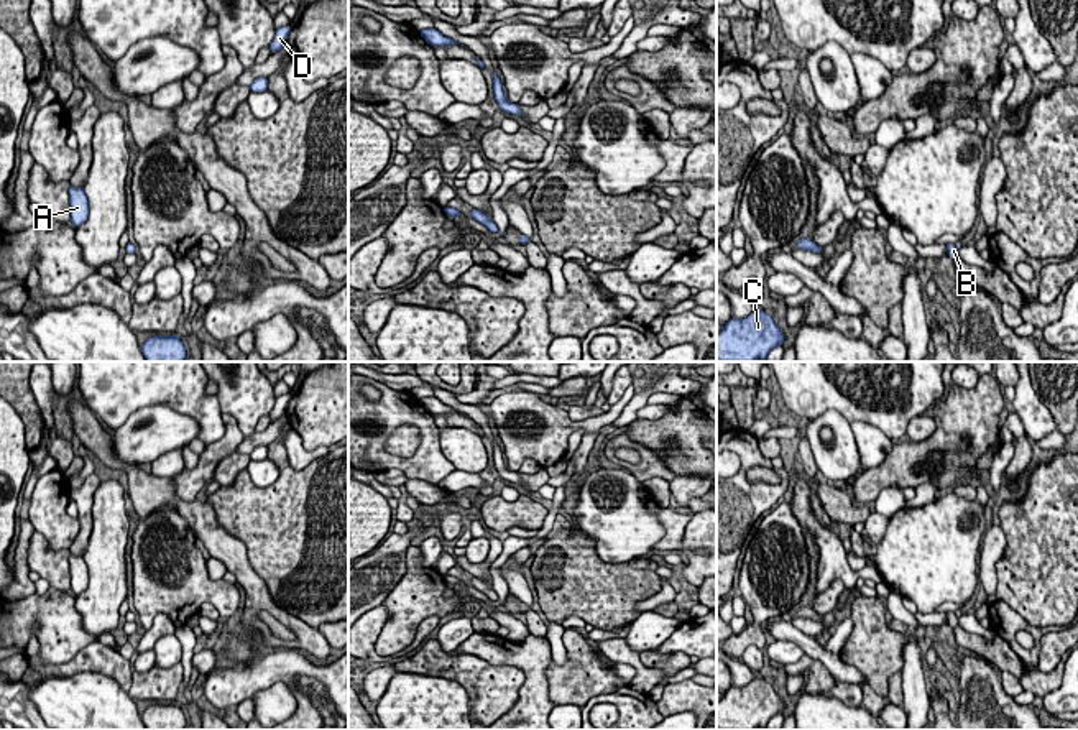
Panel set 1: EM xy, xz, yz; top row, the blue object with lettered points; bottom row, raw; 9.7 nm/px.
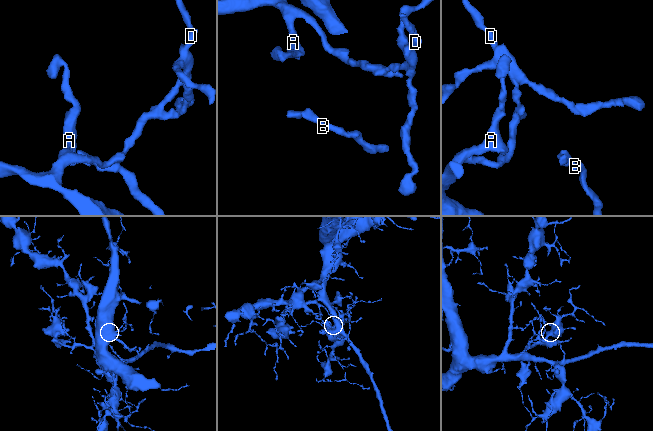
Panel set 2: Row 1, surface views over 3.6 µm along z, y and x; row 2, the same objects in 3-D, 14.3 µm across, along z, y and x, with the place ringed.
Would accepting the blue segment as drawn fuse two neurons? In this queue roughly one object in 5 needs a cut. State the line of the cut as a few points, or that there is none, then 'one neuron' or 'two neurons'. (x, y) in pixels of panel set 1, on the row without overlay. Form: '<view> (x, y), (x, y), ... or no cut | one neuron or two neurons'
no cut | one neuron

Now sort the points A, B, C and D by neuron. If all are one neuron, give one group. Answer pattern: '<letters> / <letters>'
A B C D

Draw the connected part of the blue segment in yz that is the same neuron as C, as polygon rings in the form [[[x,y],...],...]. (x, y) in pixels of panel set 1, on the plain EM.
[[[754,677],[748,686],[731,686],[716,702],[716,730],[766,730],[784,702],[769,682]]]

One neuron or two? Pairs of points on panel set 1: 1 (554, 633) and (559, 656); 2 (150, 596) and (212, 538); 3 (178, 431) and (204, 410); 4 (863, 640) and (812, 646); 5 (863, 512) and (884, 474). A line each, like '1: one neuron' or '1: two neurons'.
1: one neuron
2: two neurons
3: two neurons
4: two neurons
5: two neurons

